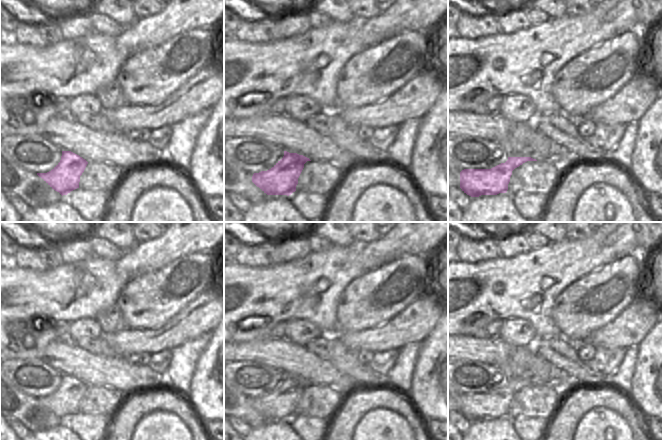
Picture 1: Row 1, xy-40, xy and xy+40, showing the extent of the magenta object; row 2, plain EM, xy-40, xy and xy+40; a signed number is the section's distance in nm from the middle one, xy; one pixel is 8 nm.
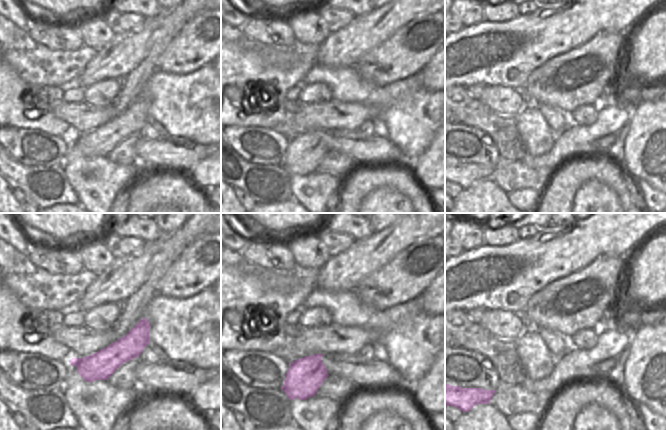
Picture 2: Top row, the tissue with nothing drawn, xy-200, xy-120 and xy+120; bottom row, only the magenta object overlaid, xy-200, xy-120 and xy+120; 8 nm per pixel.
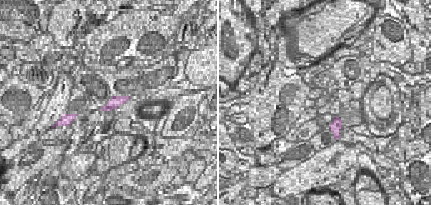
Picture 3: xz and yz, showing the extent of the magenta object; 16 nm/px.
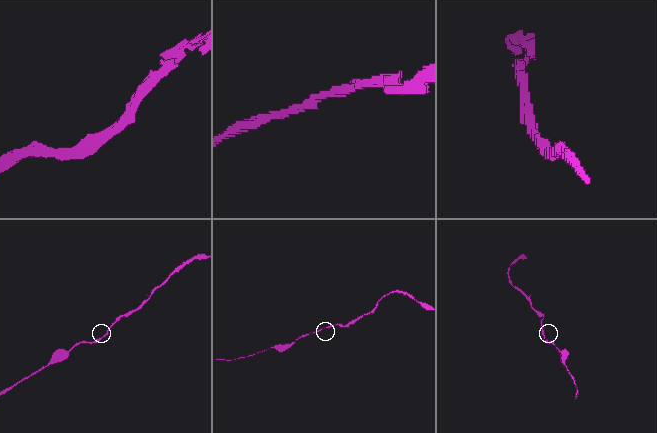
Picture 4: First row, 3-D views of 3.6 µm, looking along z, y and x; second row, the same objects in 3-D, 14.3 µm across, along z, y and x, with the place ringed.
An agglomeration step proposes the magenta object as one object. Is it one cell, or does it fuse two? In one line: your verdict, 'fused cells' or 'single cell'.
single cell

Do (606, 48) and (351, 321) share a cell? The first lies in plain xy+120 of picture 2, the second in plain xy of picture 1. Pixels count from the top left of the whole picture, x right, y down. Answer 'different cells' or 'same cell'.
same cell

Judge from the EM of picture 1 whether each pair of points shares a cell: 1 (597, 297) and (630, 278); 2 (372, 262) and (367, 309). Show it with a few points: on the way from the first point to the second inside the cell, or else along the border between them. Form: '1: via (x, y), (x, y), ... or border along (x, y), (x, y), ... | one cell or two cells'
1: via (605, 293), (622, 278) | one cell
2: border along (380, 265), (351, 281) | two cells

